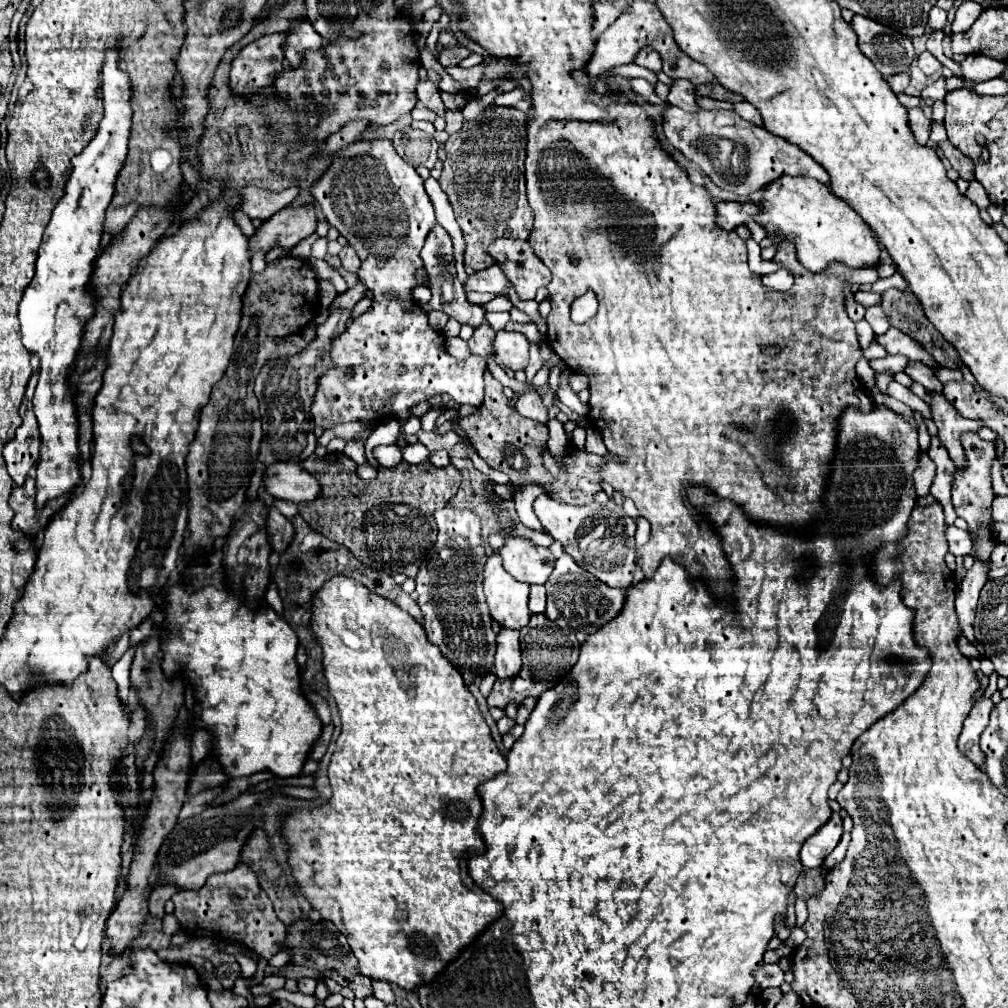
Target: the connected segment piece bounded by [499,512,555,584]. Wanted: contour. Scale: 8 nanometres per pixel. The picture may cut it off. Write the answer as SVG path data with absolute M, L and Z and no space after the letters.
M499 512L499 518L501 518L501 524L505 526L501 534L507 536L507 544L501 548L505 570L519 582L545 584L555 564L555 558L551 556L551 552L547 548L531 544L529 540L511 536L513 526L509 524L507 514Z

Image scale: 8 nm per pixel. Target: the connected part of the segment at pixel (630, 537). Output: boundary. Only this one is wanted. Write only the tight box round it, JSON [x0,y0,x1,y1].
[533,494,637,590]

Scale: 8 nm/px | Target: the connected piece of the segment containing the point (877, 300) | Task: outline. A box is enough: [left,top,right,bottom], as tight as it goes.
[855,292,881,308]

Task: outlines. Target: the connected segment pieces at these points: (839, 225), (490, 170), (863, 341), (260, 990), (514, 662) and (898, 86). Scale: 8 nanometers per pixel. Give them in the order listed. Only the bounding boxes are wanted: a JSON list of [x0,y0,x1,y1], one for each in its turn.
[[757,176,881,272],[439,108,533,270],[856,319,875,349],[253,972,285,996],[495,630,521,680],[887,74,909,94]]

